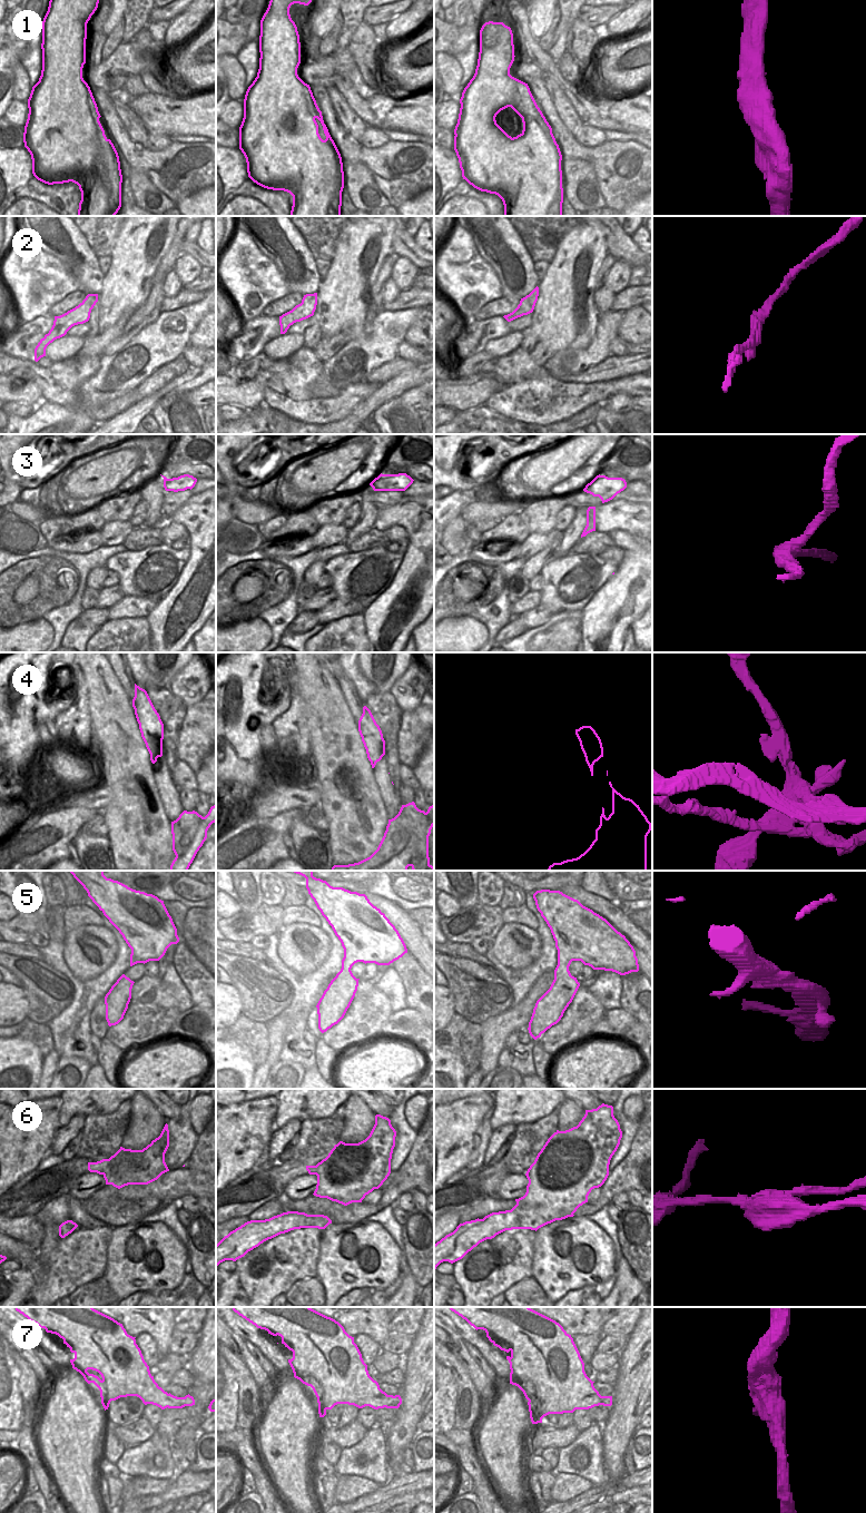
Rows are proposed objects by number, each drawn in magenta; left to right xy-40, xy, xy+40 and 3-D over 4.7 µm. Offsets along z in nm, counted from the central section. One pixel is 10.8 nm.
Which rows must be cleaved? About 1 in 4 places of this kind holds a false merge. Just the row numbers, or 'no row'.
2, 4, 6

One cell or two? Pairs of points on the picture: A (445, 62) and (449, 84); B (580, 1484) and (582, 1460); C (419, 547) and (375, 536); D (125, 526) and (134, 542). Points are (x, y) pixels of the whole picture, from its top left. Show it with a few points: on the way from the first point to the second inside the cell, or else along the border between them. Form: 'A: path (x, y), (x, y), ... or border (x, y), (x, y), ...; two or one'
A: path (449, 68), (449, 78); one
B: border (555, 1472), (578, 1474), (586, 1477), (593, 1485); two
C: border (373, 527), (383, 532); two
D: border (135, 528), (121, 543); two

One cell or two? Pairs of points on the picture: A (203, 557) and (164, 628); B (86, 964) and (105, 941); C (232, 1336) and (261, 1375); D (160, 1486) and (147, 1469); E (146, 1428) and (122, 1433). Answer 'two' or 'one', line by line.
A: one
B: one
C: one
D: two
E: one

